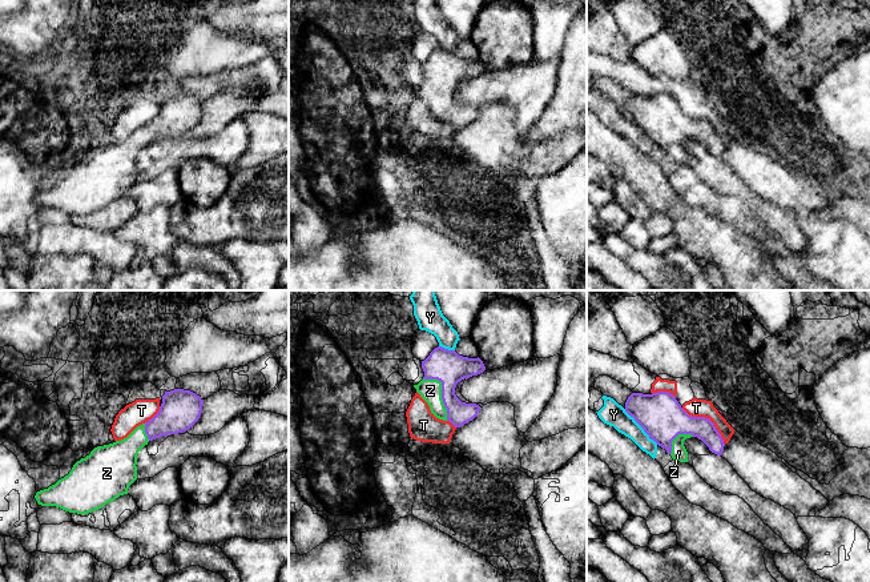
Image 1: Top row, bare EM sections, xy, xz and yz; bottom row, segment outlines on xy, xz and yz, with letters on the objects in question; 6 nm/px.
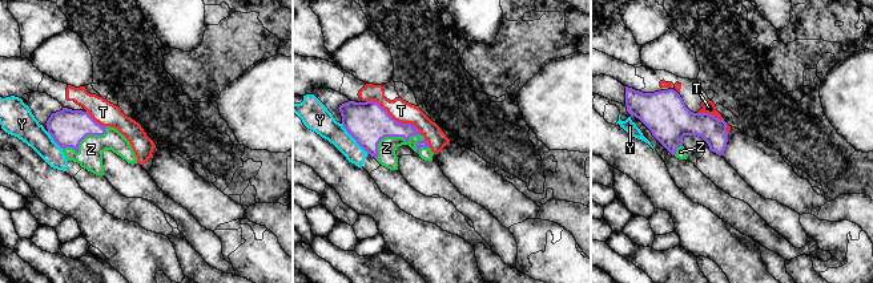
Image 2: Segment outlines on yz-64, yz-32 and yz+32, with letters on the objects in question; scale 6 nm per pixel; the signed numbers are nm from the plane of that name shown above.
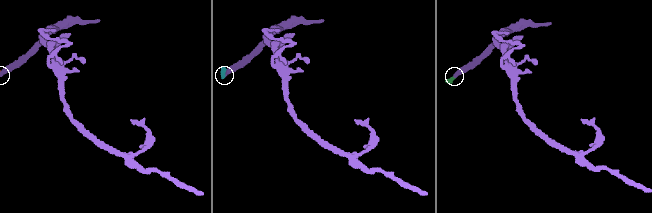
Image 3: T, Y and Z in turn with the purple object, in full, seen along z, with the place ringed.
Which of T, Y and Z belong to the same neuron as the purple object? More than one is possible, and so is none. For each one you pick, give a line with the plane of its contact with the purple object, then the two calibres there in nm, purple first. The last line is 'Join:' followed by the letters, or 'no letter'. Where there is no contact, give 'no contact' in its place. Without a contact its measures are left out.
Z: xz | 200/140 nm
Join: Z

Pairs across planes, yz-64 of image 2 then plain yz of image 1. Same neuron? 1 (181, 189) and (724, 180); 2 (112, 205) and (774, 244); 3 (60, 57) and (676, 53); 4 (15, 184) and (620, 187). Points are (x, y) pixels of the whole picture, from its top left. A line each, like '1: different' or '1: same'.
1: different
2: same
3: same
4: different

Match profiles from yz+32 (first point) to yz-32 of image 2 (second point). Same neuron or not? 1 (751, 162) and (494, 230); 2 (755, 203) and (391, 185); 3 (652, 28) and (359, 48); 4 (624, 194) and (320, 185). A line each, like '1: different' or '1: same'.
1: different
2: different
3: different
4: different

